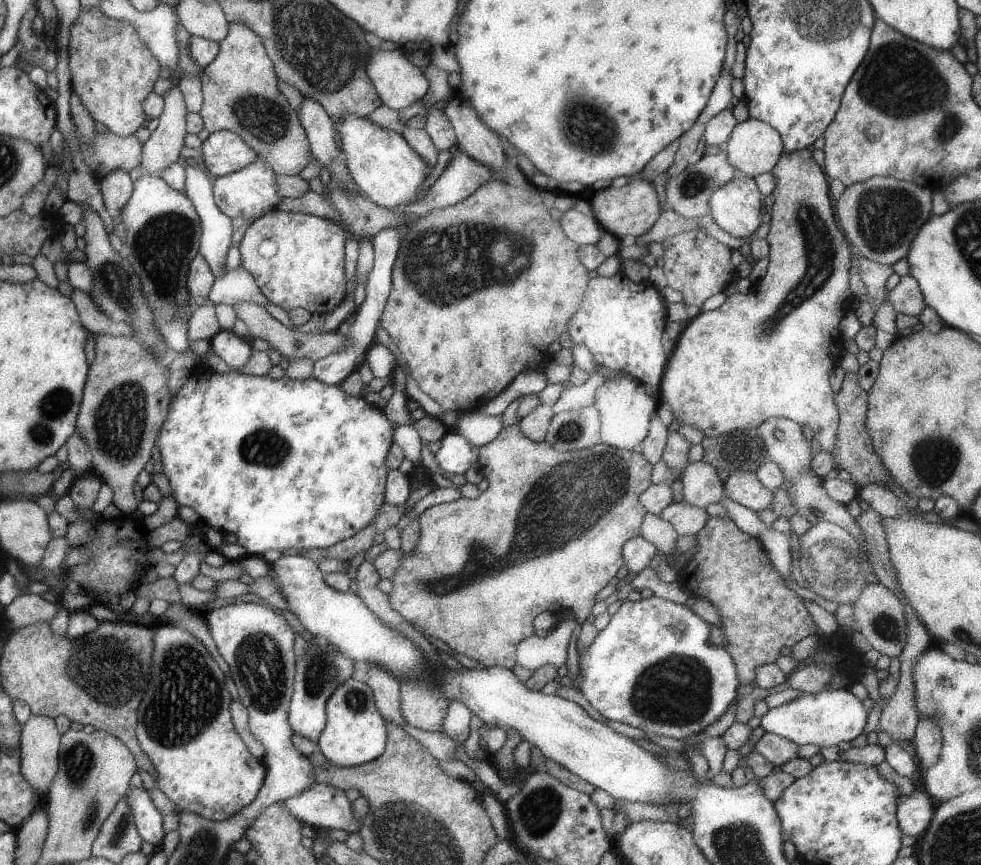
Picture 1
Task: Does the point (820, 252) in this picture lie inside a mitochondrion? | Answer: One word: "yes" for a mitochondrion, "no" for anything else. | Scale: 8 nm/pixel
yes

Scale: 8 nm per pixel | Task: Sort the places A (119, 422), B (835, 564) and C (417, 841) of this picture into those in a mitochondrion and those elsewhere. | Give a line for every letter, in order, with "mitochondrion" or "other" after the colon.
A: mitochondrion
B: mitochondrion
C: mitochondrion

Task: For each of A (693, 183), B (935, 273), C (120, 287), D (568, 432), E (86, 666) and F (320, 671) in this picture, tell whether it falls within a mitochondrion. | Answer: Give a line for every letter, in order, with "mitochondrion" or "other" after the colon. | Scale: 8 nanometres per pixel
A: mitochondrion
B: other
C: mitochondrion
D: mitochondrion
E: mitochondrion
F: mitochondrion

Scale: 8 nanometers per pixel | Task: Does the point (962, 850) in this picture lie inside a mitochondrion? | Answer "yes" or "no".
yes

